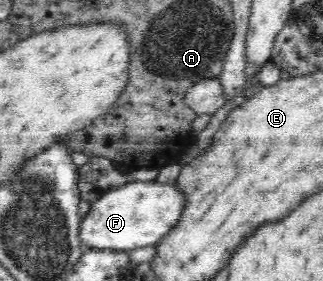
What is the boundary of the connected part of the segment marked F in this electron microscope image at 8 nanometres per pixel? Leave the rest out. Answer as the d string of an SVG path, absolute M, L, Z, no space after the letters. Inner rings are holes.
M132 181L98 197L82 219L80 237L88 249L128 252L136 247L156 245L181 221L186 195L178 185L152 181Z

